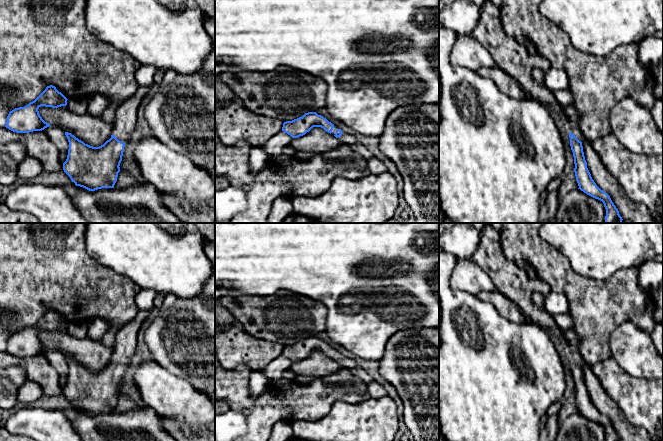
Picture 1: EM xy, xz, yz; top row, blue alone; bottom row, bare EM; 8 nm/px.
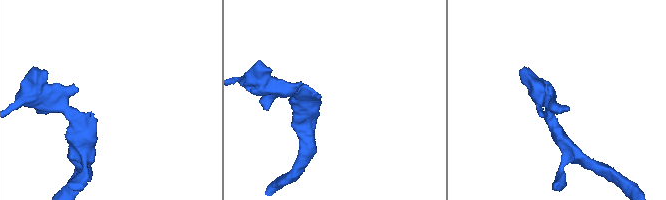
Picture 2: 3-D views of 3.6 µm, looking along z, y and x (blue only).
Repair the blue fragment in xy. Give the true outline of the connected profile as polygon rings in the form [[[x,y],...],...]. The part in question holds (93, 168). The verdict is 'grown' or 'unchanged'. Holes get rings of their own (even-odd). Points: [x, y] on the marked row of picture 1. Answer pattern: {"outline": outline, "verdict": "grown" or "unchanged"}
{"outline": [[[139,87],[131,97],[119,105],[115,111],[111,138],[103,145],[90,146],[71,133],[65,132],[69,149],[63,170],[76,186],[89,191],[114,188],[125,143],[136,128],[141,101],[151,87]]], "verdict": "grown"}

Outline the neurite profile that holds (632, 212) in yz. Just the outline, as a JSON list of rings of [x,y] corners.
[[[584,137],[581,142],[592,179],[601,190],[610,196],[622,219],[628,223],[658,223],[644,204],[635,203],[628,198],[617,180],[603,166],[592,143]]]

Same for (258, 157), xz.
[[[252,147],[250,152],[250,168],[252,173],[255,174],[260,171],[265,166],[268,157],[262,148]]]

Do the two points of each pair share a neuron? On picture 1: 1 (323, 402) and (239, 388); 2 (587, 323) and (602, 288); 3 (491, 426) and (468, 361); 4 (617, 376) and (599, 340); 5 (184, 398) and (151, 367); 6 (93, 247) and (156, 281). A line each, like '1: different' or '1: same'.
1: same
2: same
3: same
4: different
5: same
6: same

